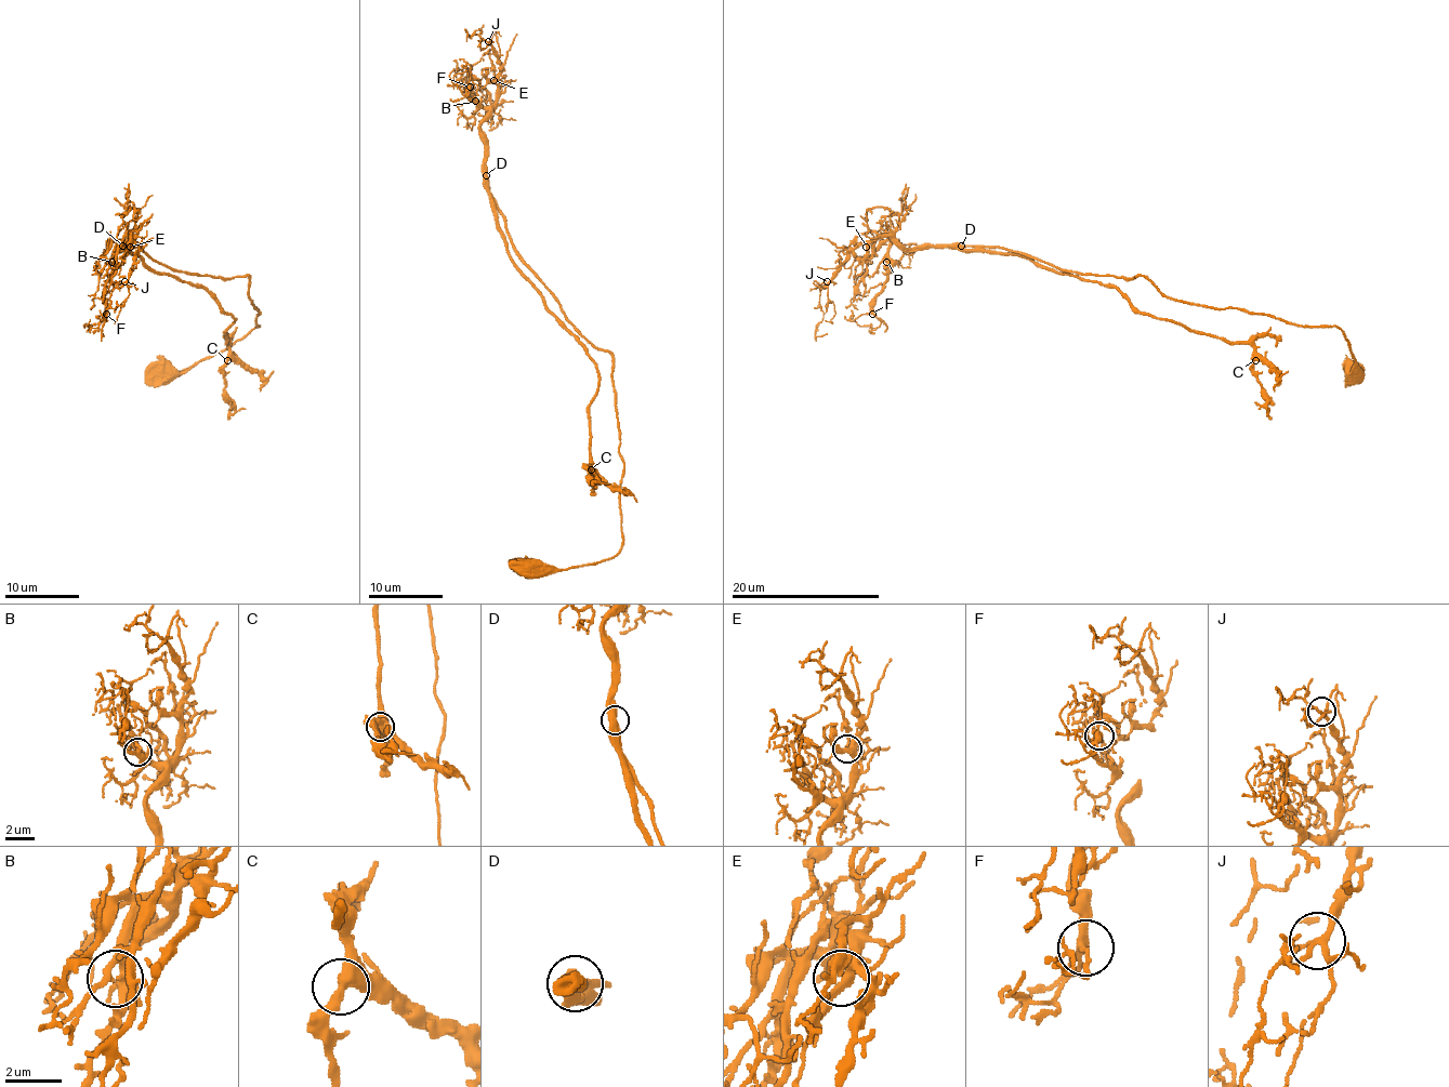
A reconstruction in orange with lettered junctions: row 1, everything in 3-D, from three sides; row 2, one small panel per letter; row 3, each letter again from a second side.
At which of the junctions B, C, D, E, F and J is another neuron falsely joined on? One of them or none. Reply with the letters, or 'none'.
none

